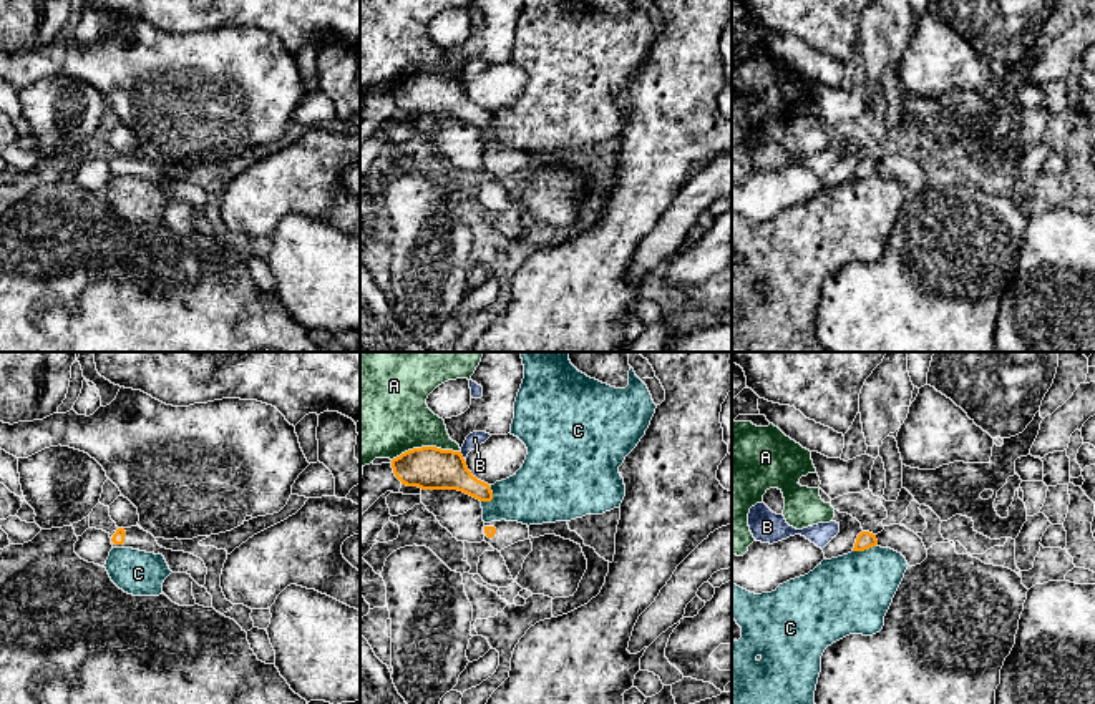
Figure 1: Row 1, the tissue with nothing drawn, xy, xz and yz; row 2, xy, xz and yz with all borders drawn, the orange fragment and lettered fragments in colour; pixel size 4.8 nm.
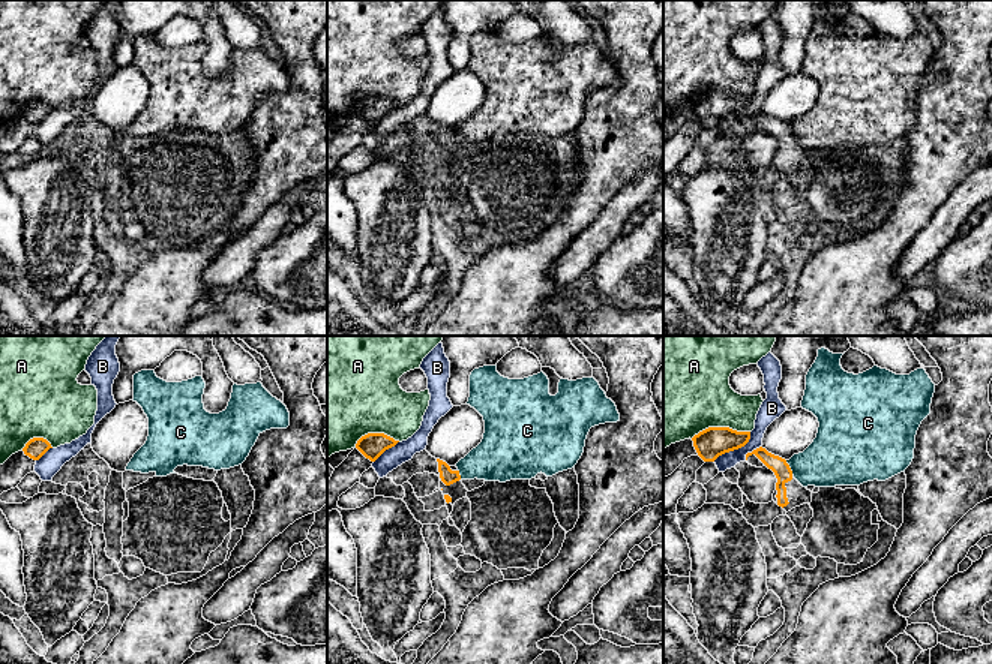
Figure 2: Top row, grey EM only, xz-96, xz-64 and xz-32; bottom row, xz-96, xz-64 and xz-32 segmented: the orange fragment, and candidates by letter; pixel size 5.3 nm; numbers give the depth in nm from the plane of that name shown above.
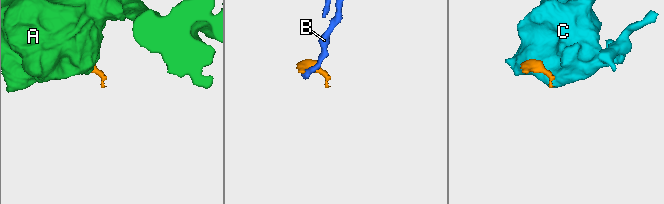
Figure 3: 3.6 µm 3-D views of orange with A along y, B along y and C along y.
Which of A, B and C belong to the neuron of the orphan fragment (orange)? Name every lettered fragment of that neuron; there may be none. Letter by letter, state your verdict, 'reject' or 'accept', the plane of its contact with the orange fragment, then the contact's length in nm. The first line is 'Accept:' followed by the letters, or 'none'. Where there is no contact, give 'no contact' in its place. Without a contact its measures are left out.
Accept: none
A: reject | xz | 340 nm
B: reject | xz | 50 nm
C: reject | xz | 100 nm

